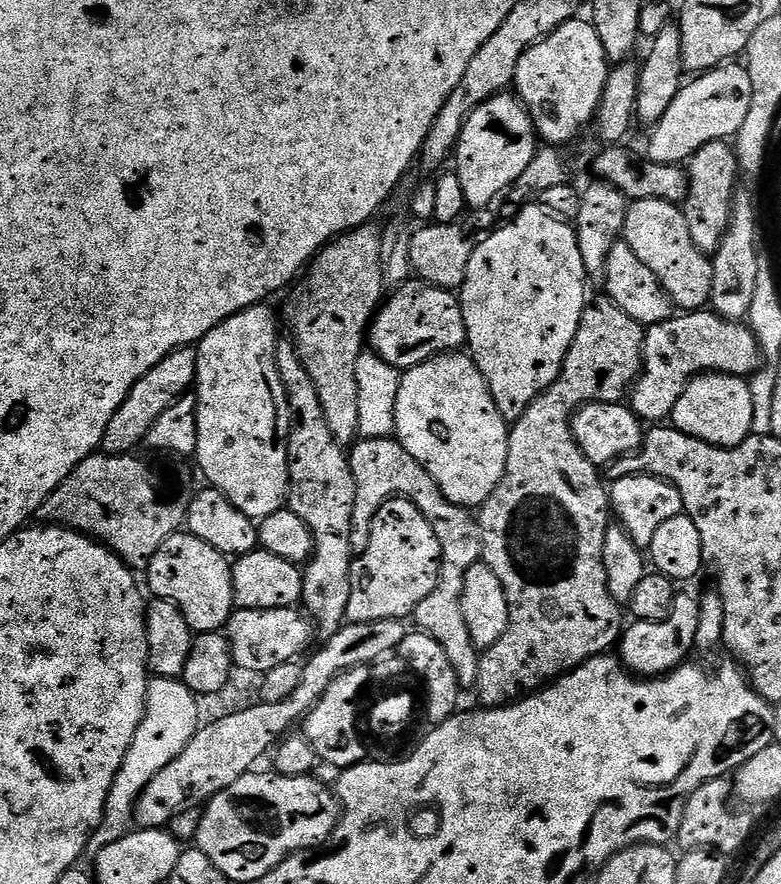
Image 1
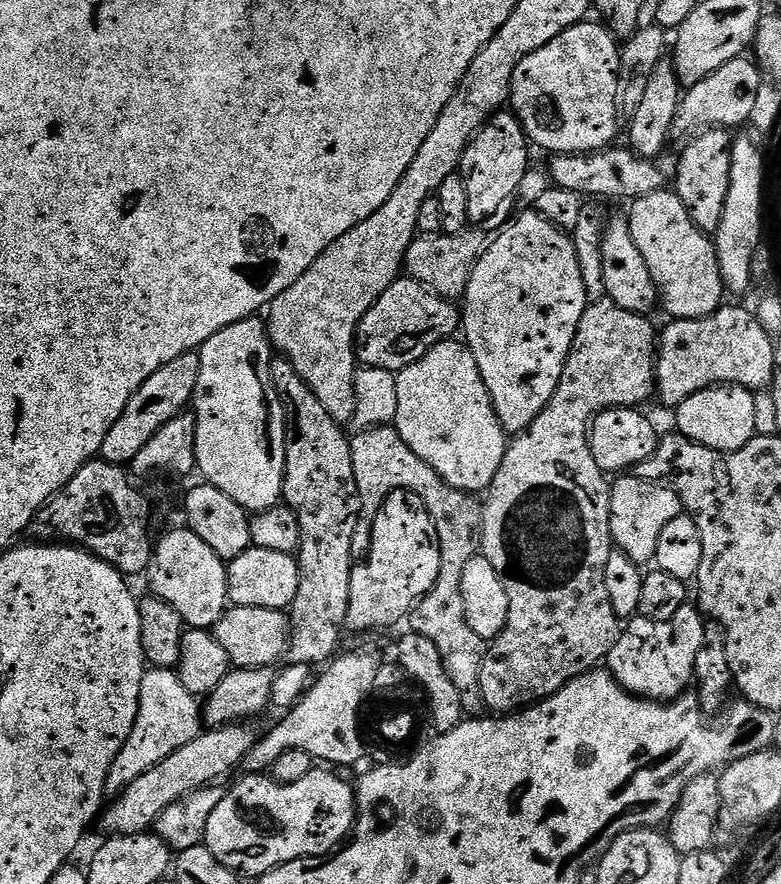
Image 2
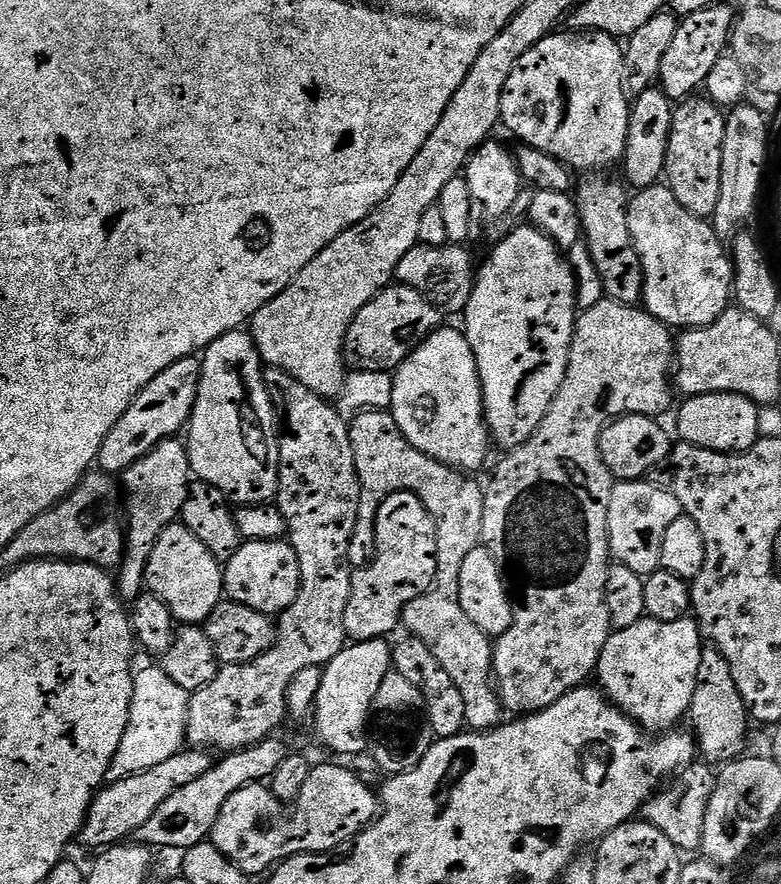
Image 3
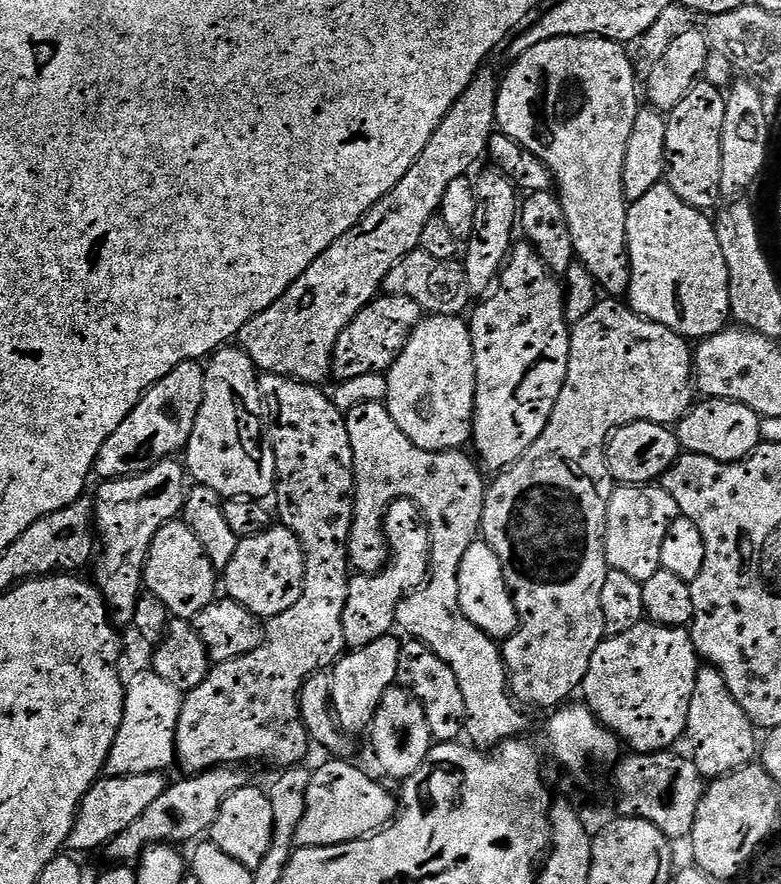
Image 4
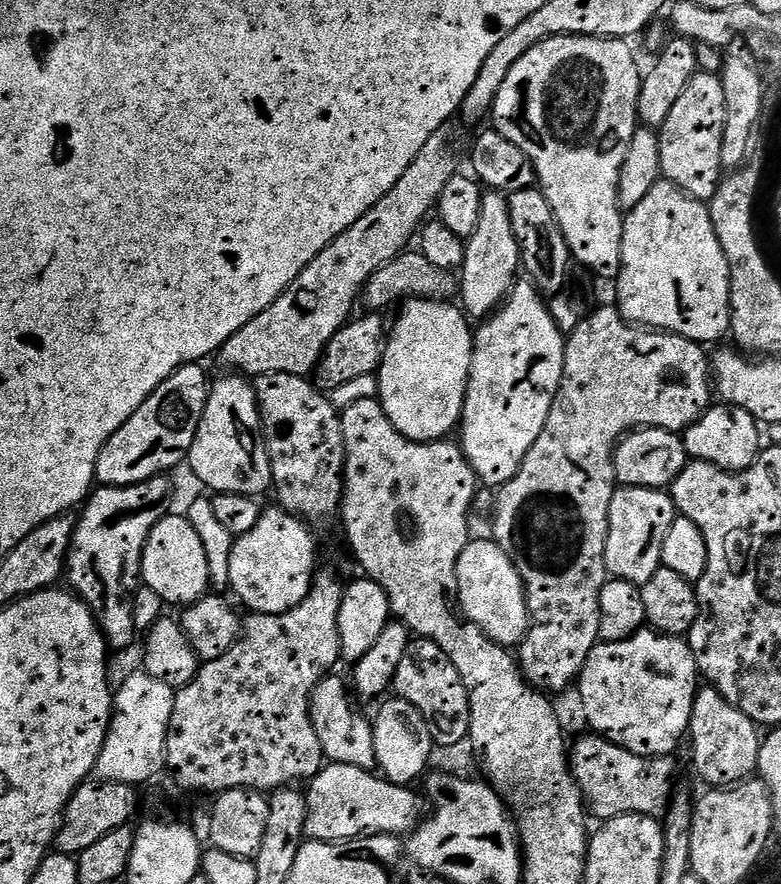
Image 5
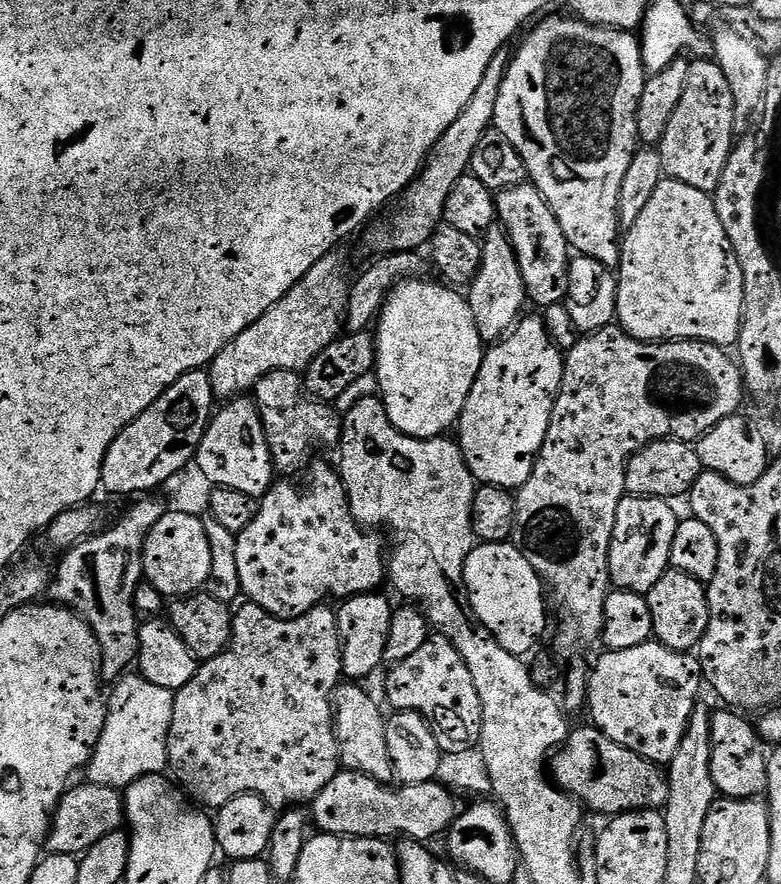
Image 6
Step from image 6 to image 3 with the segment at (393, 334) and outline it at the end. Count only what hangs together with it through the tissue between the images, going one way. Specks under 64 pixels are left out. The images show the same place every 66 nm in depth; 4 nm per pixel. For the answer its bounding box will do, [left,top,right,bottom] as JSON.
[390,327,490,474]

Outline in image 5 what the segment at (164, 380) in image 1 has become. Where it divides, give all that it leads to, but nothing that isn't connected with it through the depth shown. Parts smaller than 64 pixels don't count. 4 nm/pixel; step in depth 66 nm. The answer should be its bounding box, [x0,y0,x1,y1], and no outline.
[96,363,210,488]

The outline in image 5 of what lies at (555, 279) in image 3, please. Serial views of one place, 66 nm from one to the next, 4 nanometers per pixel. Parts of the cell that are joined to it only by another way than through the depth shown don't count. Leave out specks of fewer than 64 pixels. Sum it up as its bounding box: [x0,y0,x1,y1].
[458,278,565,486]

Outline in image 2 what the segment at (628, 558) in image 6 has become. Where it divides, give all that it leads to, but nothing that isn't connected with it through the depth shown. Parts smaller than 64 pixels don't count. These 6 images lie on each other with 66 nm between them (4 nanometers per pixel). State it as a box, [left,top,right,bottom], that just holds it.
[610,474,684,565]

